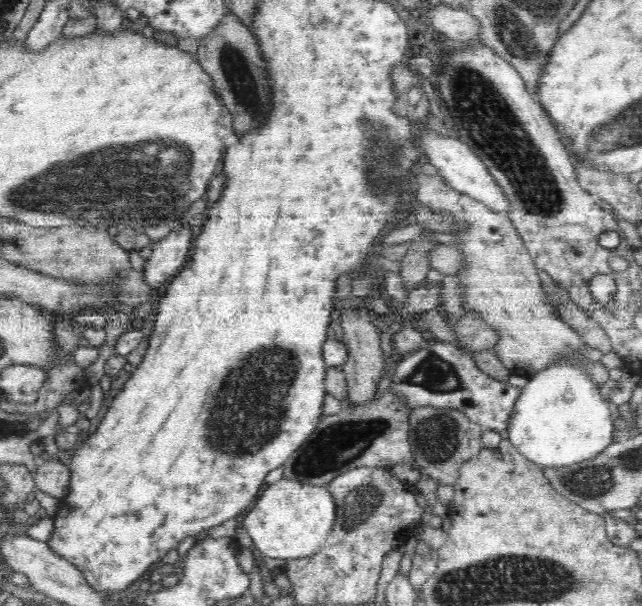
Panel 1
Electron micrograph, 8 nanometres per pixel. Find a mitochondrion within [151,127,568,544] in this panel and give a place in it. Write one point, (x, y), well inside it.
(247, 412)

